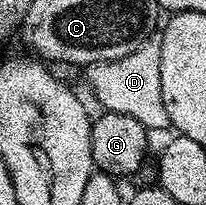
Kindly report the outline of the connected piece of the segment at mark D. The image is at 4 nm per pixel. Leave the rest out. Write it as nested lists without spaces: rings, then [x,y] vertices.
[[[150,39],[133,53],[113,62],[92,64],[86,71],[89,85],[104,110],[125,113],[145,125],[149,131],[171,127],[169,113],[161,96],[161,51],[160,42]]]

